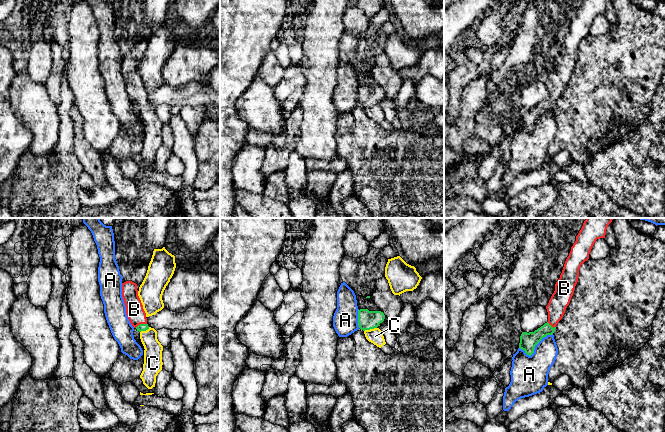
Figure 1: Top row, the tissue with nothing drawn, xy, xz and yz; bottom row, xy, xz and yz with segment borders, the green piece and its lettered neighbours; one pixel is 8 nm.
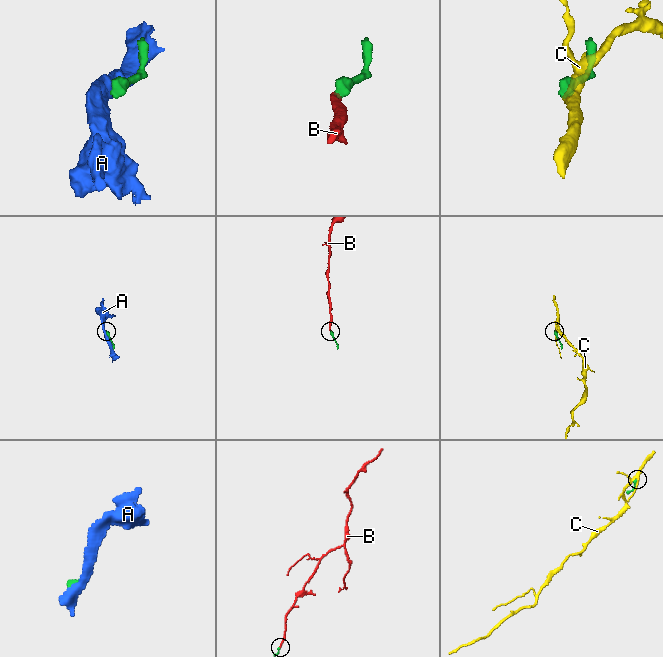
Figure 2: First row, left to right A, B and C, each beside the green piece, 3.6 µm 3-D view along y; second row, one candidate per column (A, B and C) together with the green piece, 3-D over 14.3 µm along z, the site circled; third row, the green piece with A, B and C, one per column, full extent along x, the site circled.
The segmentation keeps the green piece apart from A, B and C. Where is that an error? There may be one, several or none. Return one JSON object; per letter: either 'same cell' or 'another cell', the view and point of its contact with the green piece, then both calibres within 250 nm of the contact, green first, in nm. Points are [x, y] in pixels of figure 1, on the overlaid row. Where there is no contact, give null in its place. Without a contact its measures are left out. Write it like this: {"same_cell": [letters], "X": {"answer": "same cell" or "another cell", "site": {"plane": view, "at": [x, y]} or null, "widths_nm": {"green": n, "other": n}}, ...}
{"same_cell": ["B"], "A": {"answer": "another cell", "site": {"plane": "yz", "at": [534, 348]}, "widths_nm": {"green": 140, "other": 300}}, "B": {"answer": "same cell", "site": {"plane": "xy", "at": [140, 324]}, "widths_nm": {"green": 60, "other": 140}}, "C": {"answer": "another cell", "site": {"plane": "xz", "at": [370, 328]}, "widths_nm": {"green": 150, "other": 120}}}

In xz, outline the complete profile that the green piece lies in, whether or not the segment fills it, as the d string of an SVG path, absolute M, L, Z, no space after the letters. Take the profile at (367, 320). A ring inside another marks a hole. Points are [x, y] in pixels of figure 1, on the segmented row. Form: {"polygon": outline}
{"polygon": "M358 310L358 326L363 331L377 328L384 319L385 315L381 311Z"}

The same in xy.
{"polygon": "M132 281L122 283L122 297L131 325L139 332L148 330L146 313L138 296L137 284Z"}

